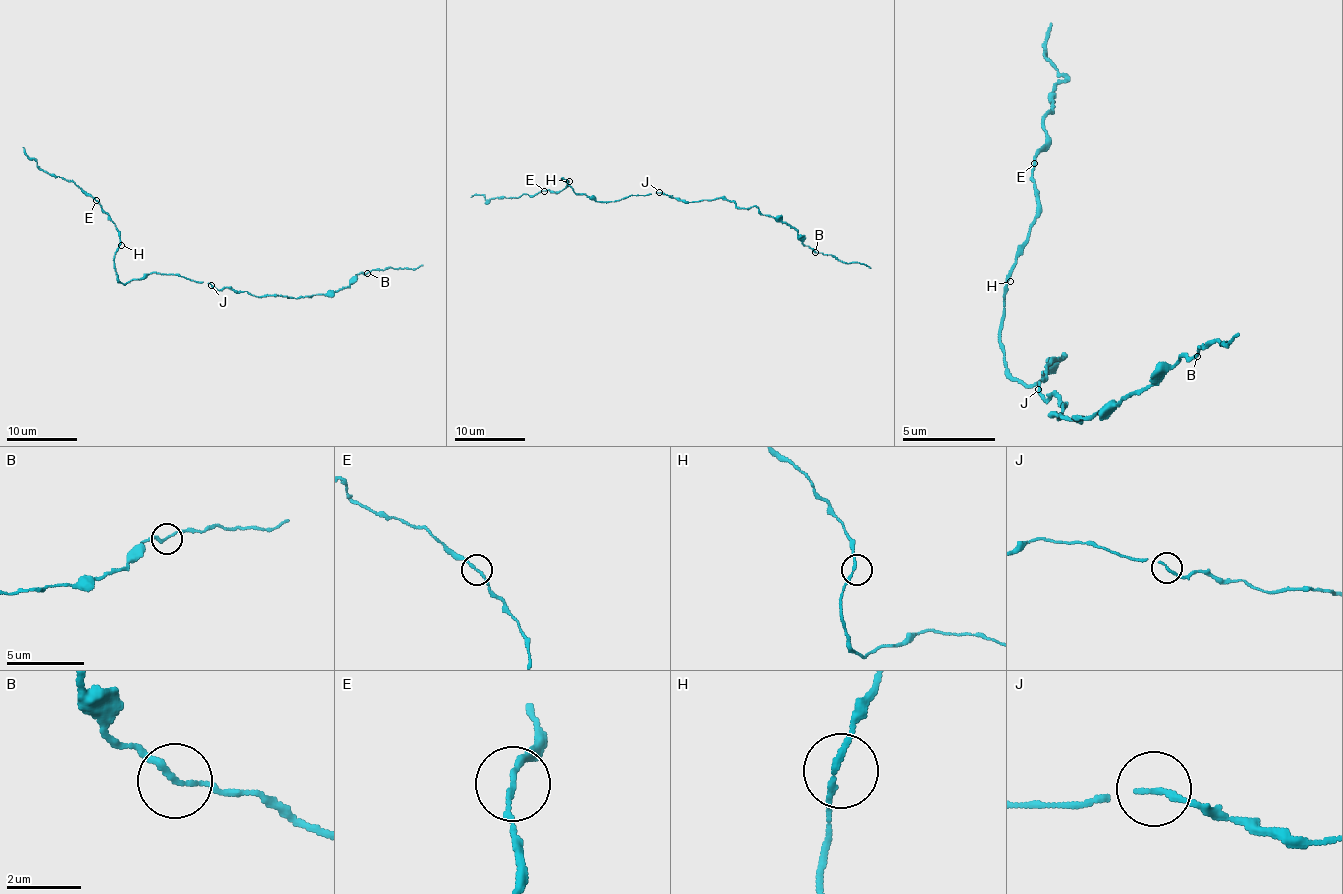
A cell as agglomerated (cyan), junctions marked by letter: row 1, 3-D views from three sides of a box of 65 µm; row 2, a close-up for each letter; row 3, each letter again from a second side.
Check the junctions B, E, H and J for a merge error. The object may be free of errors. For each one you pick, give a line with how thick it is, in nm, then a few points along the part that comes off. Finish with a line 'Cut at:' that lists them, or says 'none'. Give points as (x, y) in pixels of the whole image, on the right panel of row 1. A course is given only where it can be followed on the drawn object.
E: 140 nm thick; foreign part runs (1033, 164), (1047, 145), (1042, 122), (1052, 113), (1057, 84), (1047, 56), (1052, 24)
Cut at: E

